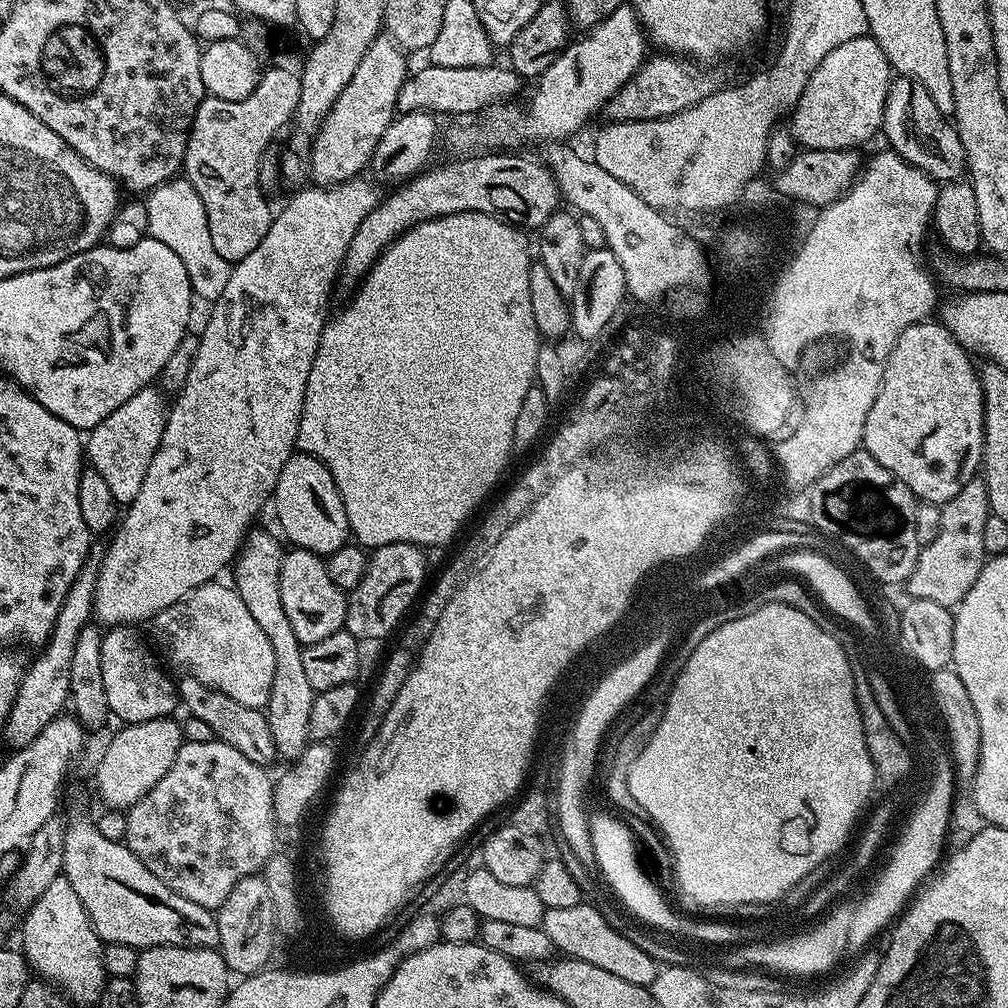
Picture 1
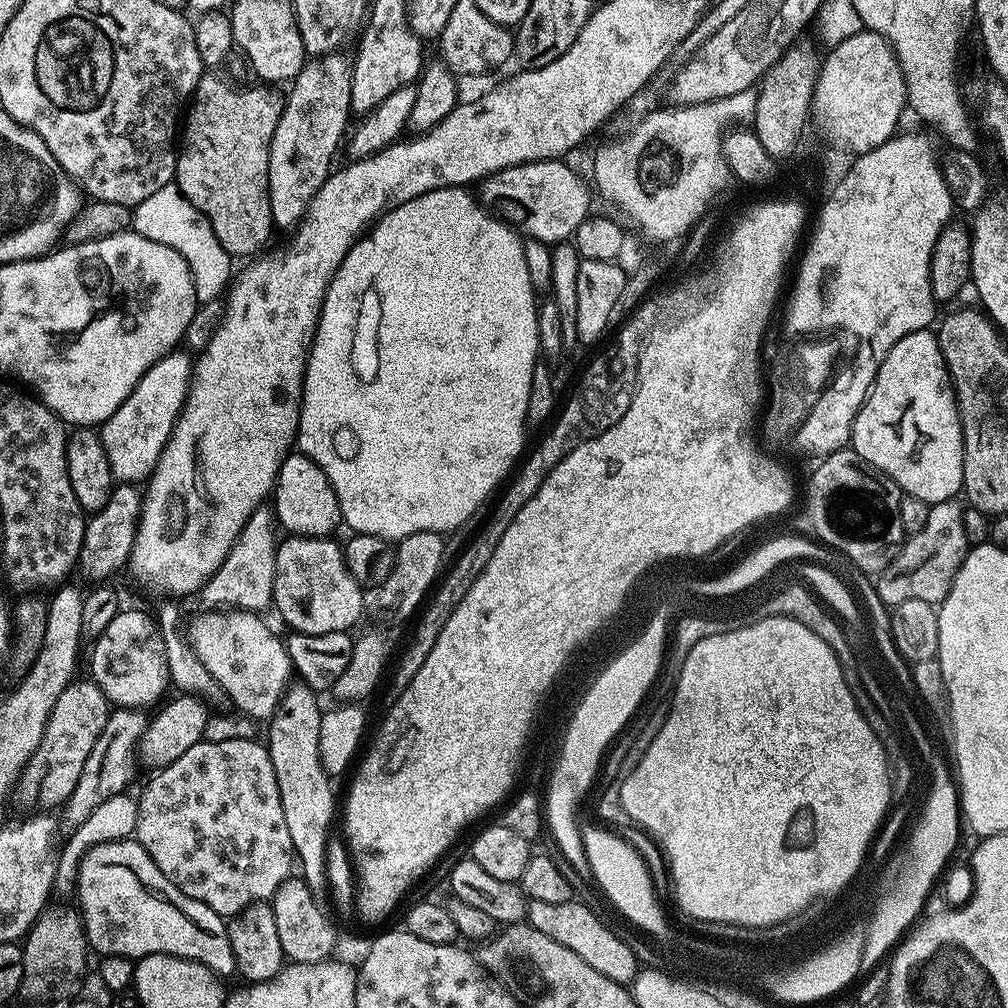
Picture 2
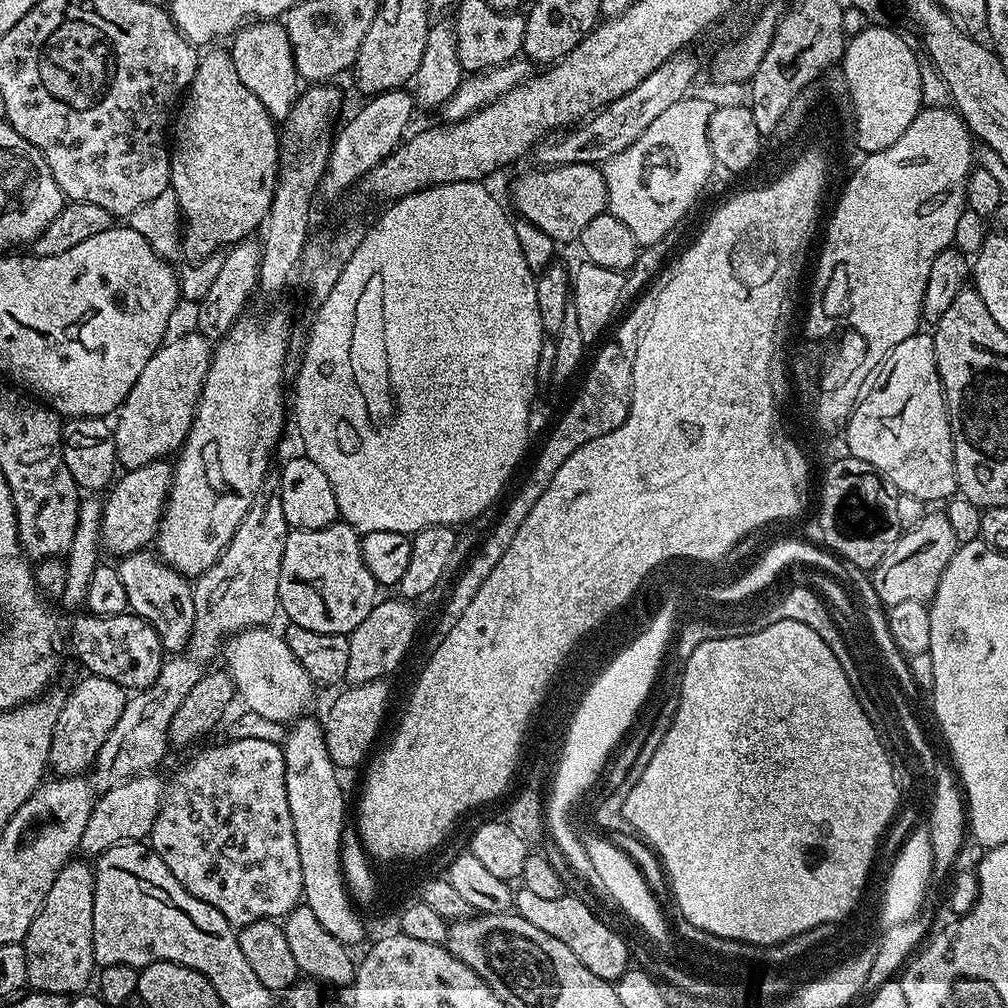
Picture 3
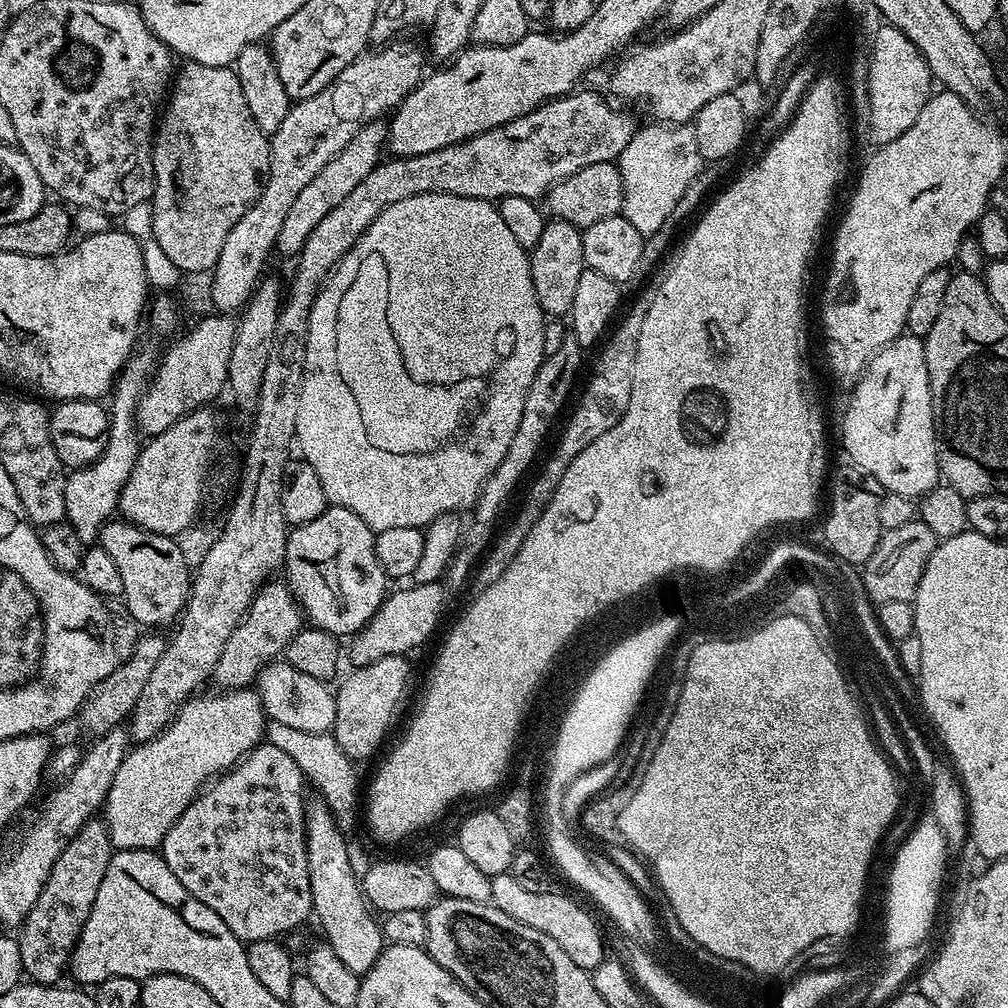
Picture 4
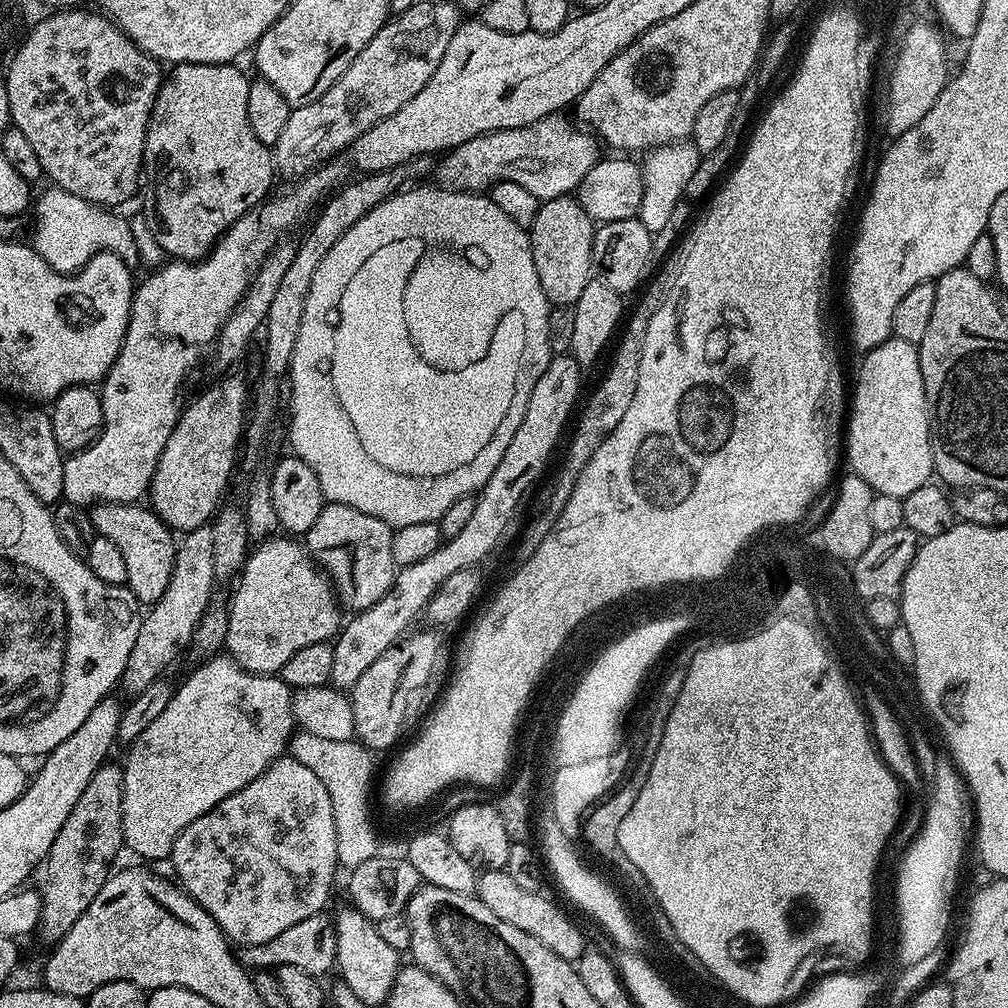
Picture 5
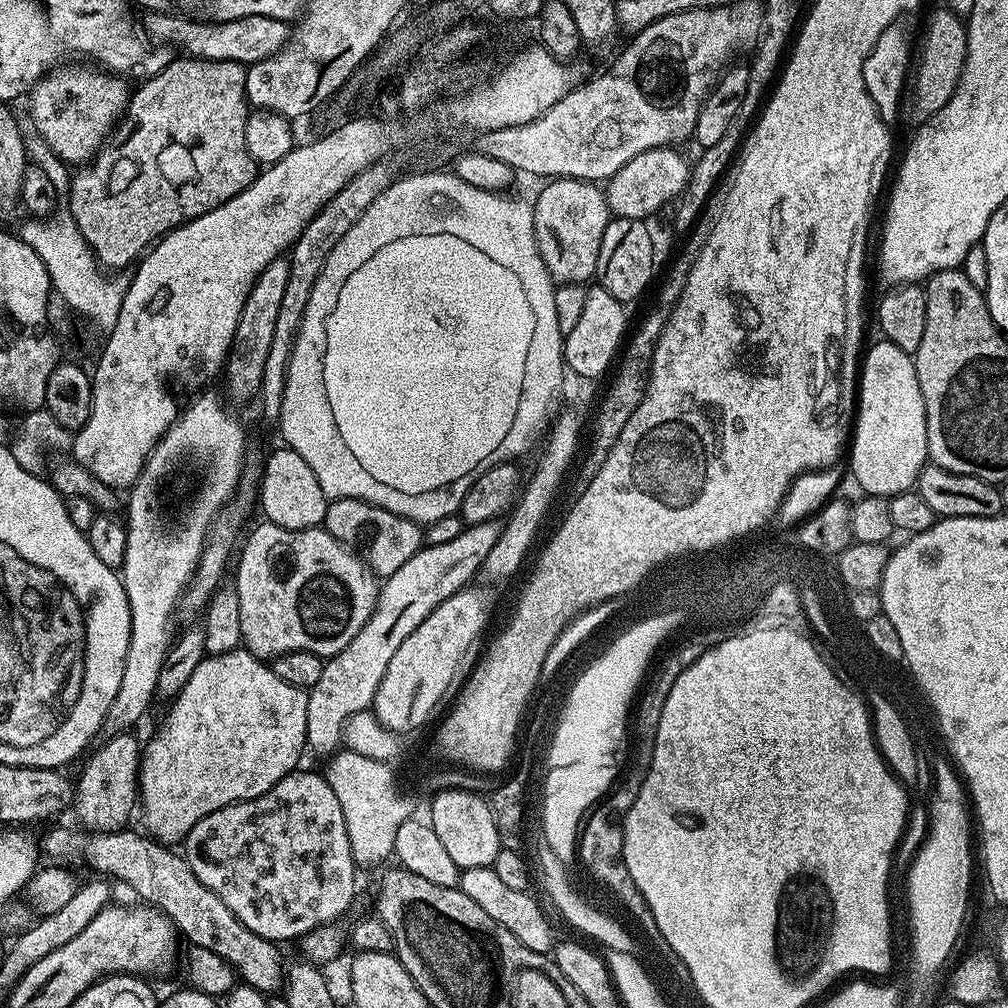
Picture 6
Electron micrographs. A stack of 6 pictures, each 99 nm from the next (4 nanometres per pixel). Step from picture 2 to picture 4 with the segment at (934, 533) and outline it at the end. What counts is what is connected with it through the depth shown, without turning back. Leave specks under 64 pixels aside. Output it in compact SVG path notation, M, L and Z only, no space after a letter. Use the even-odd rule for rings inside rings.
M919 519L910 521L906 526L889 528L881 535L874 554L862 565L864 589L873 605L886 602L912 602L916 599L918 582L934 554L938 541L930 526L920 523Z

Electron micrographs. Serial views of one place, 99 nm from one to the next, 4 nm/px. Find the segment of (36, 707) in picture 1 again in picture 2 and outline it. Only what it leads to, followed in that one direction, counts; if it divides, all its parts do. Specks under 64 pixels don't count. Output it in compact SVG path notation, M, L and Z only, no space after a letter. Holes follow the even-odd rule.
M120 484L113 487L110 502L102 506L102 510L91 513L90 519L84 525L82 550L78 561L78 572L81 572L92 582L108 582L112 575L128 563L136 537L136 522L140 519L142 496L133 485Z

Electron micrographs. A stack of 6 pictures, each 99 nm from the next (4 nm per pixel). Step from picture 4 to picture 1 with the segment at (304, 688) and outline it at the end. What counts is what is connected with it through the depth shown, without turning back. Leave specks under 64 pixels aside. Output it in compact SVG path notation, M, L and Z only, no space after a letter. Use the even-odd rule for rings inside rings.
M209 582L198 586L189 596L184 596L178 602L174 602L174 606L159 612L154 618L154 625L156 624L157 630L160 631L160 640L164 643L165 650L184 667L183 671L187 675L198 678L198 682L202 682L222 694L227 694L229 698L242 706L250 706L251 708L259 708L261 710L267 709L270 690L274 682L274 649L270 646L270 638L266 638L265 632L262 631L262 626L258 626L258 622L254 622L254 617L250 614L250 610L246 610L246 602L242 602L242 598L236 593L235 587L228 585L227 588L226 585L220 583Z

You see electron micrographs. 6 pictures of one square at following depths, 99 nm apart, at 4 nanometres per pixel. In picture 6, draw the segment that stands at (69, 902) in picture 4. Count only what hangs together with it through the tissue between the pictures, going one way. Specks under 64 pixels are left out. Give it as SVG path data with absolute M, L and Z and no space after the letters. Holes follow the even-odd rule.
M135 735L109 736L104 745L89 758L76 780L76 816L89 828L89 833L118 832L129 827L128 819L138 808L138 779L140 776L141 741L135 740Z

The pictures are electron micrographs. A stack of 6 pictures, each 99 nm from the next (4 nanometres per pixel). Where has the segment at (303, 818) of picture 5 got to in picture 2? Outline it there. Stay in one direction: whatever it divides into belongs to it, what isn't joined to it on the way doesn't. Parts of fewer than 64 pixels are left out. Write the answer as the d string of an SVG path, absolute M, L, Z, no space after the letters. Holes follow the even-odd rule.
M201 739L200 743L190 746L190 750L182 754L182 758L174 758L174 762L170 762L153 775L156 777L145 786L144 793L138 796L136 806L134 840L137 841L135 843L144 848L146 854L150 854L150 858L154 858L154 866L158 866L158 870L162 870L162 874L166 874L166 878L170 878L170 882L174 882L174 886L182 890L182 894L210 906L210 910L214 910L225 918L239 915L241 909L251 902L271 901L280 884L293 871L291 868L294 868L294 849L290 830L286 826L286 814L282 814L282 798L274 774L274 766L270 762L267 747L263 743L256 743L255 739L227 740L226 742L206 742Z

